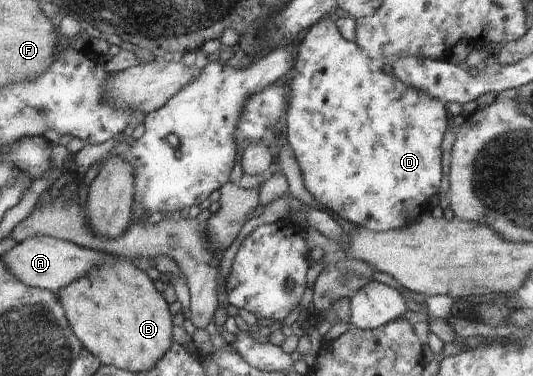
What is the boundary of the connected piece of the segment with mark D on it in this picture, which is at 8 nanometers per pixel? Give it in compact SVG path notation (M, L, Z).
M324 16L320 19L314 27L310 27L306 34L299 39L299 54L295 69L293 70L296 75L290 84L293 91L293 98L289 101L287 109L287 143L292 147L294 151L294 157L298 162L304 187L308 190L308 193L314 197L320 207L328 209L332 213L336 213L338 217L350 221L352 225L359 227L365 227L366 229L382 232L388 230L395 230L403 228L408 224L413 224L418 220L420 213L426 209L426 203L432 195L438 195L440 191L440 185L442 185L442 165L440 165L440 143L442 143L442 137L448 129L448 115L446 115L446 107L444 103L440 103L440 100L433 98L426 92L420 92L419 90L412 89L406 85L403 81L392 73L385 73L382 70L382 65L376 60L369 58L367 54L363 52L363 49L356 45L356 42L349 42L342 38L338 28L336 28L335 22L330 20L328 16Z

